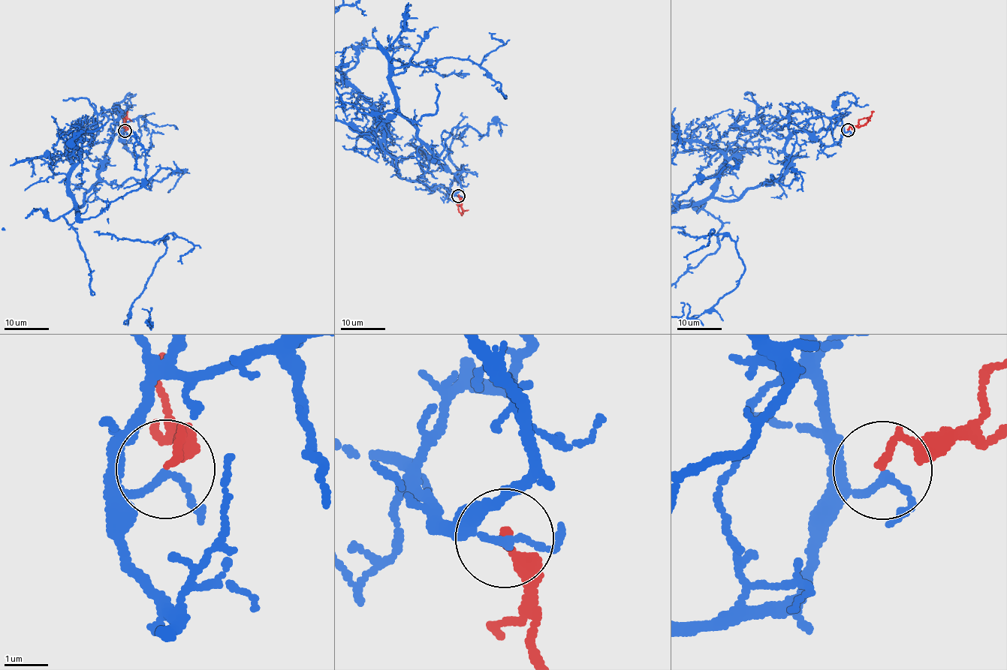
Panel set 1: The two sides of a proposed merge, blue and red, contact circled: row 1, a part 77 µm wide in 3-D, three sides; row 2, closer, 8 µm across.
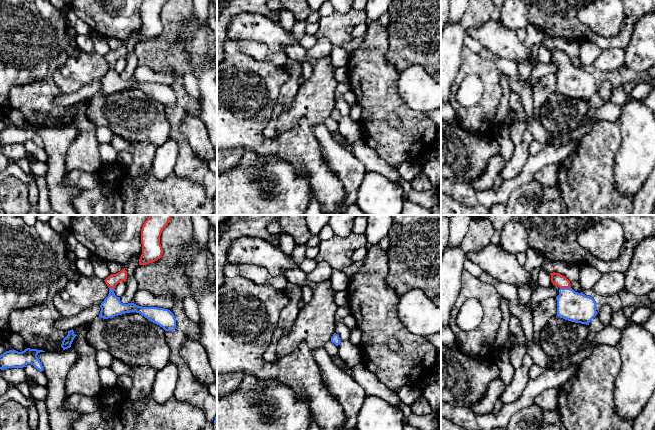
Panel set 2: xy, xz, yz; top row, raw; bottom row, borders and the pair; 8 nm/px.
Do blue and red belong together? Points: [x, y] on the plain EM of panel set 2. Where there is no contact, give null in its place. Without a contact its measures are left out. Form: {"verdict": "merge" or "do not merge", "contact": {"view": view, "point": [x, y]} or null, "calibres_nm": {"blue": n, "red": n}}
{"verdict": "merge", "contact": {"view": "yz", "point": [565, 64]}, "calibres_nm": {"blue": 240, "red": 100}}

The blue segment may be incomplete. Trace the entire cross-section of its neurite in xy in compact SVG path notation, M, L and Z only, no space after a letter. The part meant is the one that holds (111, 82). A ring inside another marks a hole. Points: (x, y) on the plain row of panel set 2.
M123 44L120 48L111 50L104 56L109 64L109 70L100 81L99 93L108 95L125 89L136 88L159 101L165 107L174 107L176 94L170 86L158 83L142 83L132 78L123 80L120 77L120 73L117 73L114 69L114 64L118 59L125 58L126 55L127 47Z

